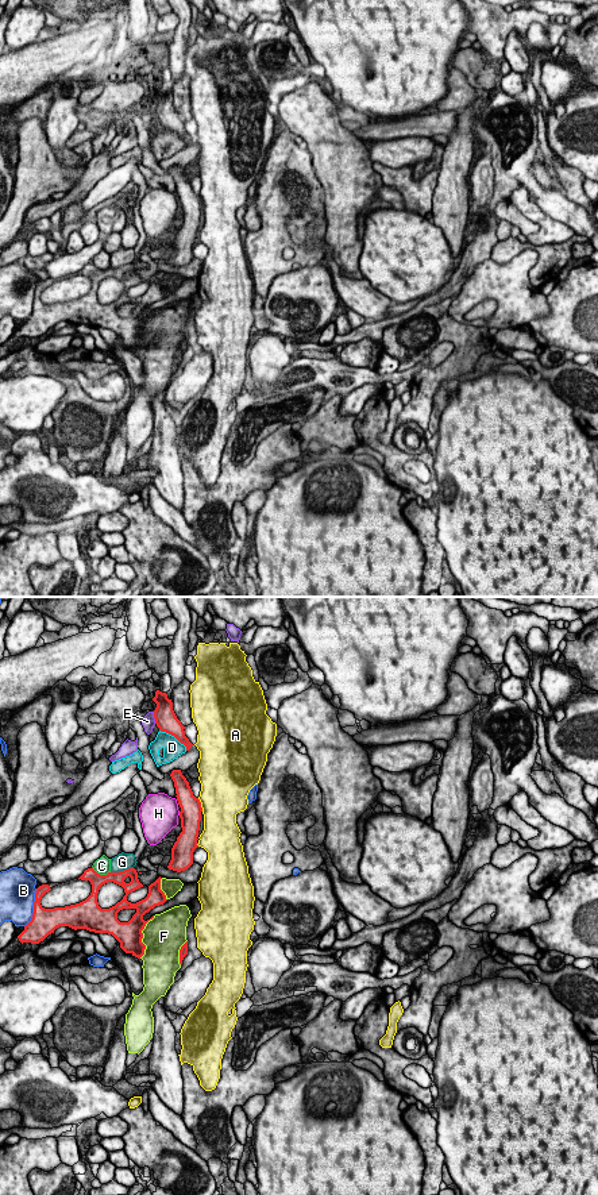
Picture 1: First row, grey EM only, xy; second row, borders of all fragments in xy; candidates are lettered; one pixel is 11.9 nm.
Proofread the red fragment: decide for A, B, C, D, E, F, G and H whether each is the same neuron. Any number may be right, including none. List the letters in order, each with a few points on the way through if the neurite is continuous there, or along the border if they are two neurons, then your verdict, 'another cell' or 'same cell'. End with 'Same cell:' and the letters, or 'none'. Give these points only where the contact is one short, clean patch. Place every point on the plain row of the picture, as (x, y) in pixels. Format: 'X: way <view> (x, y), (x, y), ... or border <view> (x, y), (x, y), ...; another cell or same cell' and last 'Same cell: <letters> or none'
A: another cell
B: another cell
C: another cell
D: another cell
E: another cell
F: another cell
G: another cell
H: another cell
Same cell: none

